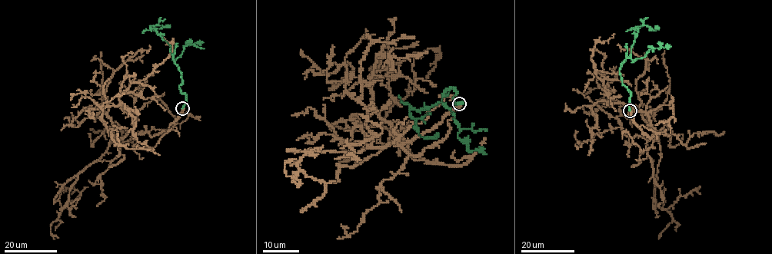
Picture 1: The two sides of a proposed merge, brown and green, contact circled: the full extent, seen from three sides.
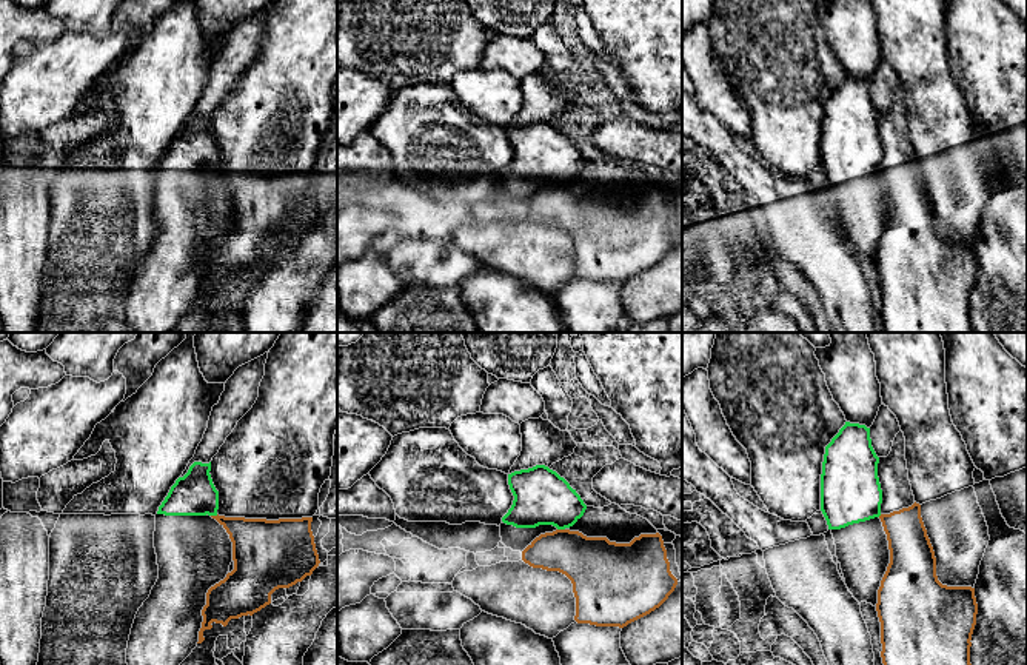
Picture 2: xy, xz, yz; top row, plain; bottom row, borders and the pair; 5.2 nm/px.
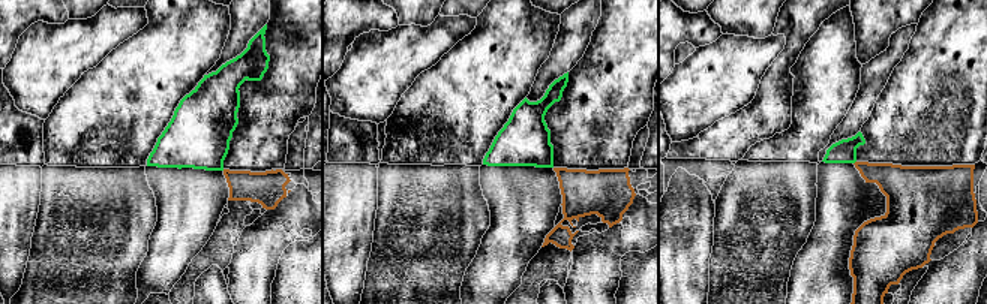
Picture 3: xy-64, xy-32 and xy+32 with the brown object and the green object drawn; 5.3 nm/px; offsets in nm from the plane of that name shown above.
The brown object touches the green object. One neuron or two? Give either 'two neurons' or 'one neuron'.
two neurons

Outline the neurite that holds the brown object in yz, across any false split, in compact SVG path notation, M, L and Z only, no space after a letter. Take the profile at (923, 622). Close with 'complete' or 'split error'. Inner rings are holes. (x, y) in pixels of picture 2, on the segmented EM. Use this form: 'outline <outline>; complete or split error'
outline M899 431L887 457L879 457L882 490L881 522L888 540L890 563L878 590L884 665L972 665L970 647L976 625L975 588L947 586L938 580L936 557L915 502L905 460L905 437Z; split error

